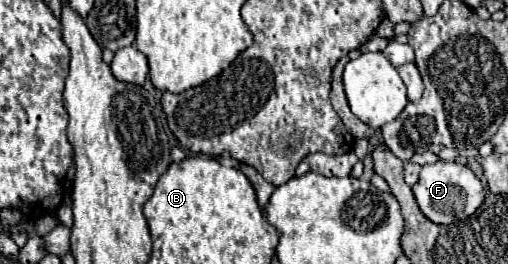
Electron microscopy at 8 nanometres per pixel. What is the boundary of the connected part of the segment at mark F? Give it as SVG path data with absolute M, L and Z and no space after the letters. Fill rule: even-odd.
M438 161L434 165L424 165L422 171L420 171L420 179L412 187L412 191L414 191L414 197L416 197L422 213L430 221L440 223L440 225L450 225L450 223L456 223L456 221L464 221L484 201L482 181L466 165L450 163L450 161Z

